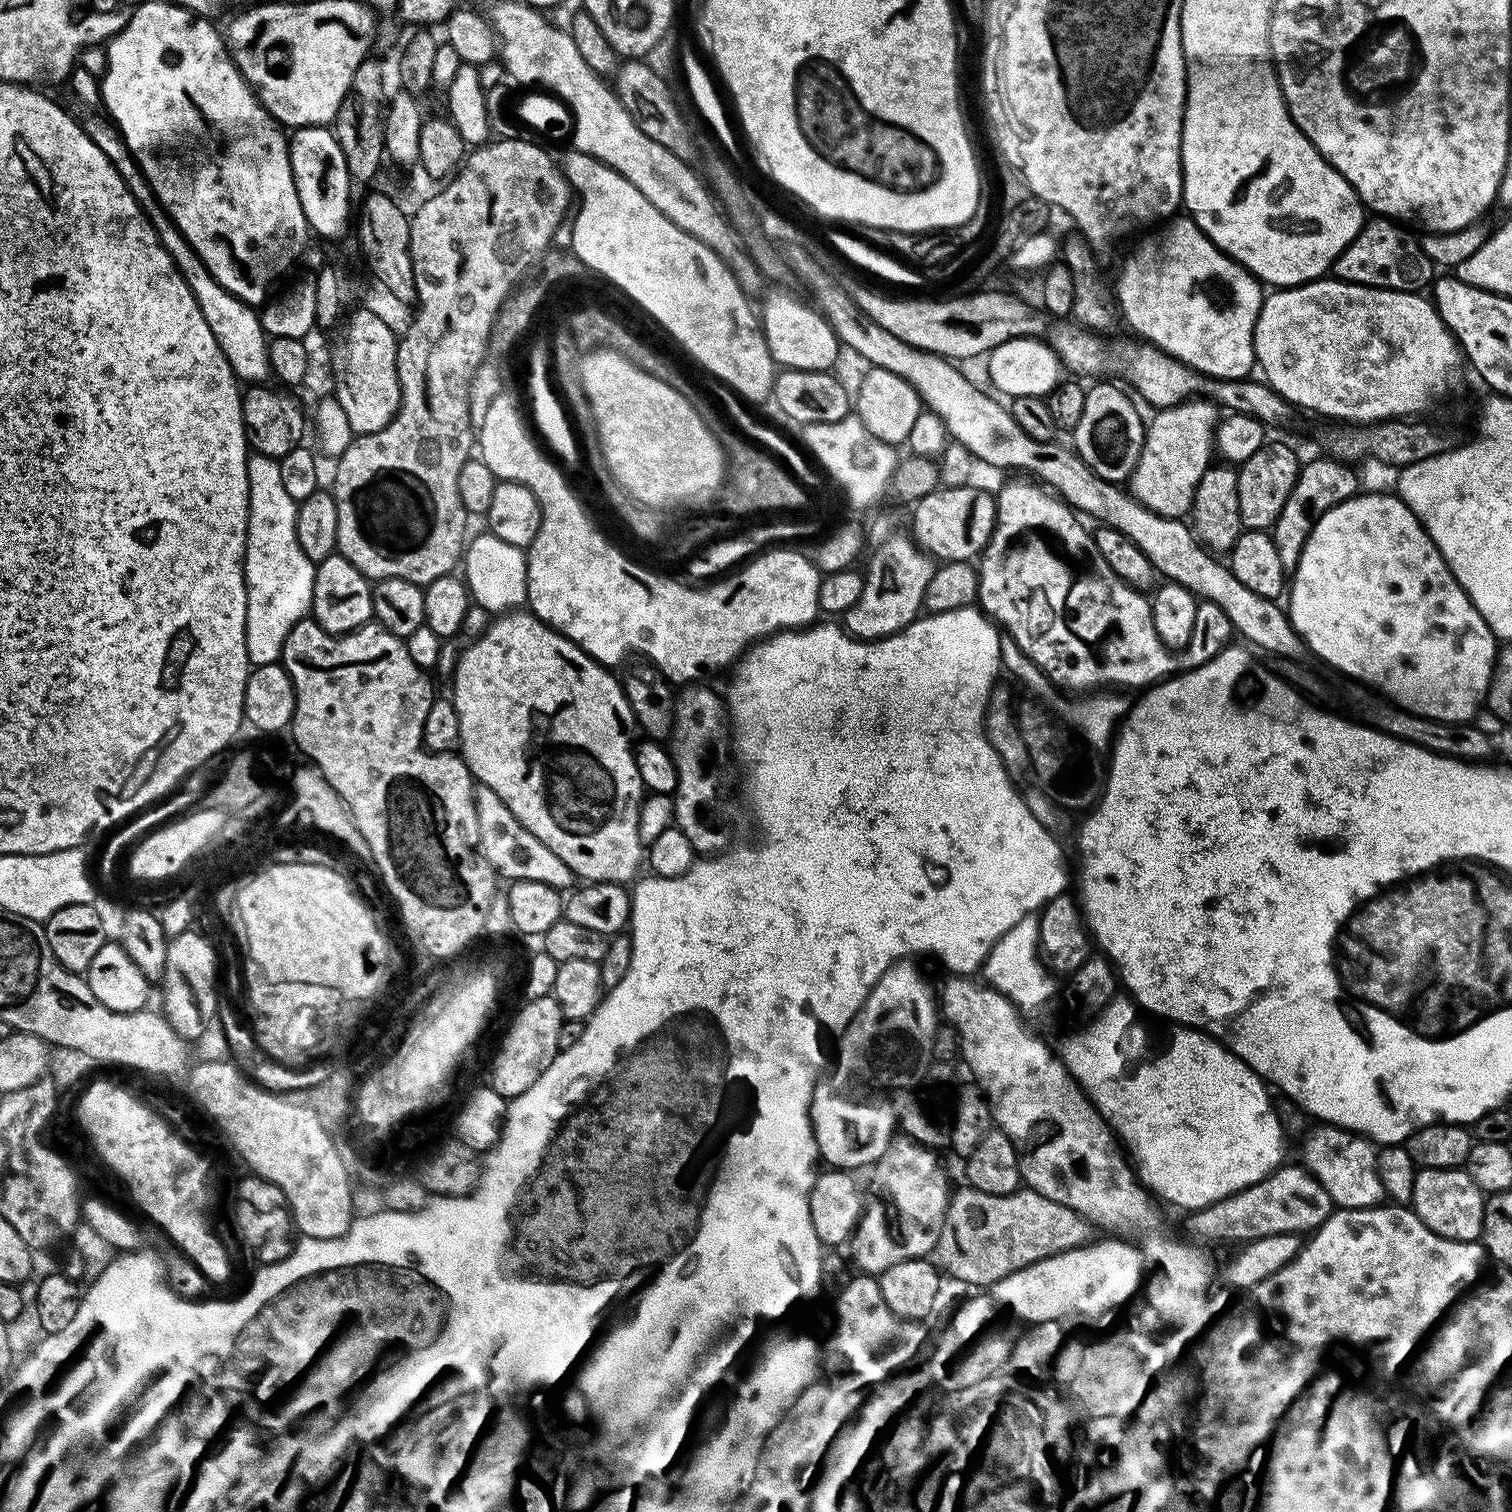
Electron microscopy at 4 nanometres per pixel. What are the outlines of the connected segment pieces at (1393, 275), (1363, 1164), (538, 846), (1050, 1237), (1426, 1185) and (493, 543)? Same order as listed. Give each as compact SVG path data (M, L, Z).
M1372 219L1365 223L1360 233L1345 246L1344 252L1333 262L1331 275L1349 284L1365 284L1368 288L1423 293L1433 283L1434 265L1430 258L1426 258L1419 239L1415 235L1412 237L1404 229L1407 227L1395 219Z
M1325 1123L1316 1126L1304 1144L1304 1160L1308 1171L1315 1173L1326 1186L1333 1205L1340 1210L1367 1210L1385 1199L1384 1179L1380 1175L1381 1153L1369 1137Z
M481 784L477 785L475 787L475 806L483 854L501 879L508 878L510 882L540 881L557 890L573 887L573 872L549 847L546 847L540 839L536 838L534 834L530 834L518 822L513 812L509 810L504 800L498 798L498 794L494 790Z
M965 1186L957 1196L955 1193L948 1201L942 1230L938 1234L938 1242L934 1249L935 1263L947 1275L961 1279L973 1289L984 1290L1014 1271L1020 1271L1047 1256L1058 1255L1060 1252L1085 1245L1093 1239L1093 1225L1074 1210L1070 1210L1070 1206L1046 1198L1035 1190L1024 1191L1008 1192L1002 1197L983 1192L980 1188Z
M1421 1167L1416 1173L1410 1207L1431 1232L1444 1240L1476 1242L1484 1230L1485 1199L1484 1189L1478 1187L1471 1172L1464 1168Z
M485 534L467 541L466 551L462 556L463 579L473 601L476 600L491 614L503 614L516 610L528 599L528 561L525 549L516 548L502 538Z

